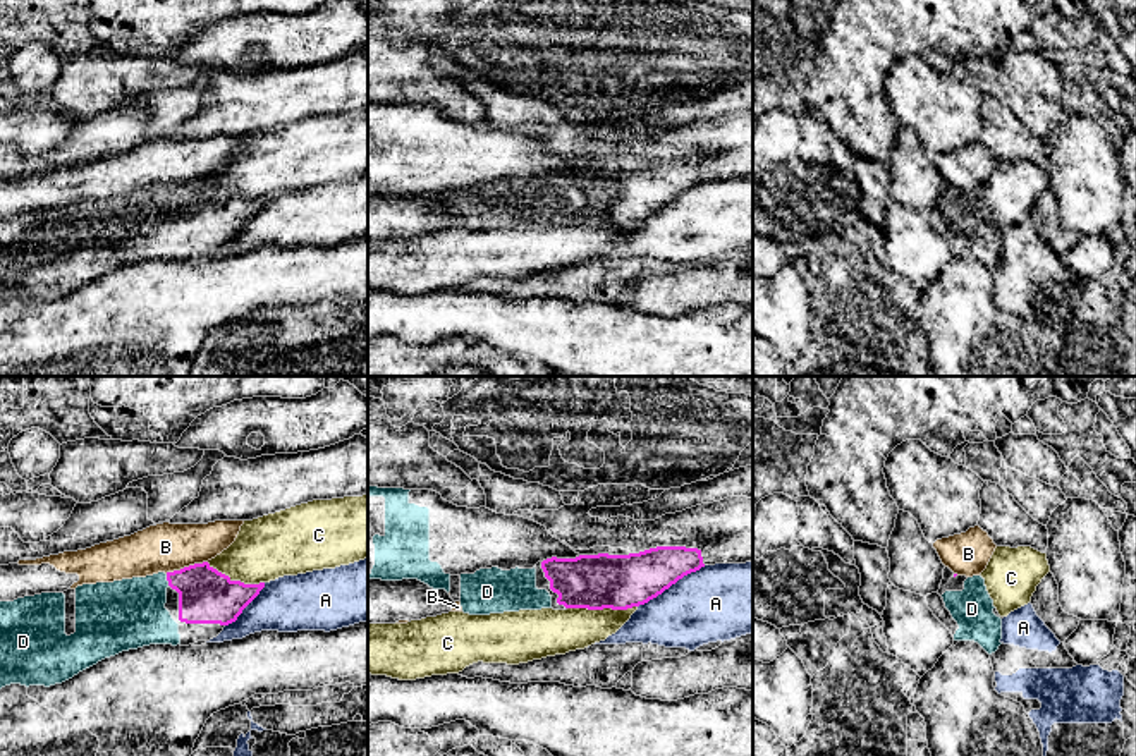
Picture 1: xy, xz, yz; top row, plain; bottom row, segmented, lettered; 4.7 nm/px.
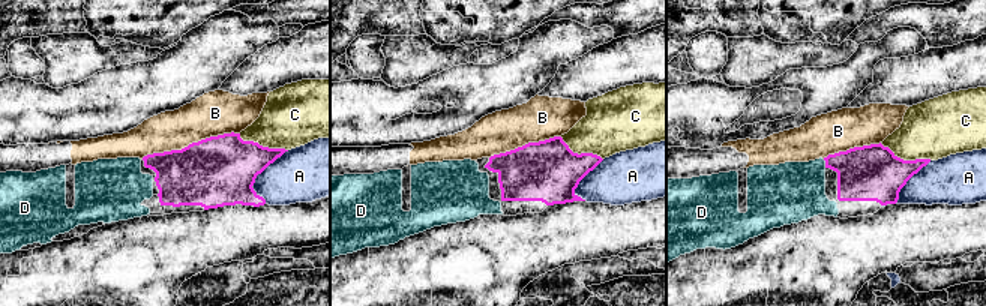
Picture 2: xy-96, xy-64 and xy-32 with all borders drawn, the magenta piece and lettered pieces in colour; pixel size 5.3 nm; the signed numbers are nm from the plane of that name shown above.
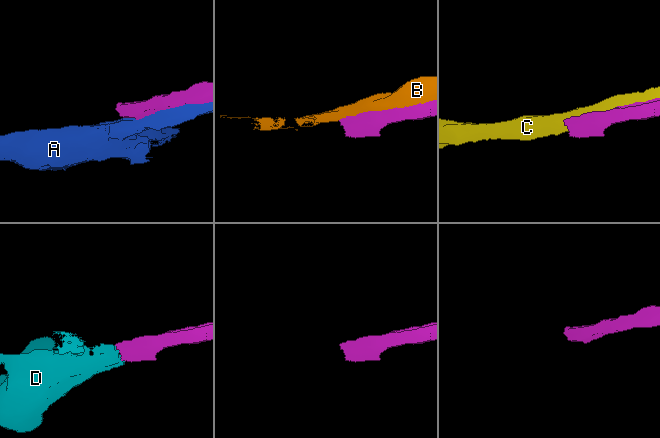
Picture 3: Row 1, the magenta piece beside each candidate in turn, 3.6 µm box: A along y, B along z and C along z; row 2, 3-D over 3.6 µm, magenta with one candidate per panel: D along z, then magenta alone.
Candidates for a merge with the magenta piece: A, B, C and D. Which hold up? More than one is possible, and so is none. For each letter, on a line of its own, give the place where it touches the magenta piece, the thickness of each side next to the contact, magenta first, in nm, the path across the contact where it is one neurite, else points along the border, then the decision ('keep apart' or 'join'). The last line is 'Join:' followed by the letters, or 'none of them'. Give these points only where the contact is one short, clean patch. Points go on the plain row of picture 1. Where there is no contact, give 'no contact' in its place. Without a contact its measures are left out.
A: contact xz (671, 200); calibres 260 and 360 nm; keep apart
B: contact xy (186, 182); calibres 260 and 220 nm; keep apart
C: contact xz (602, 224); calibres 260 and 200 nm; keep apart
D: contact xy (167, 195); calibres 260 and 320 nm; way xy (205, 210), (193, 198), (167, 195), (129, 229); join
Join: D

